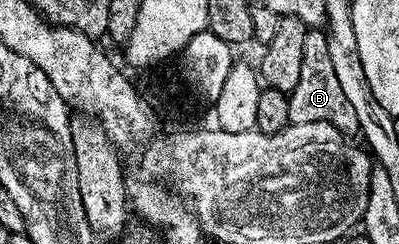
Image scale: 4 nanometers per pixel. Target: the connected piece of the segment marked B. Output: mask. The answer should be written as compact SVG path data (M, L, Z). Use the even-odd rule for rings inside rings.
M309 30L306 43L302 45L302 72L298 74L298 84L288 97L288 123L326 122L334 126L345 137L352 138L359 133L357 115L342 94L341 84L334 74L333 63L330 62L329 49L325 33L320 30Z

